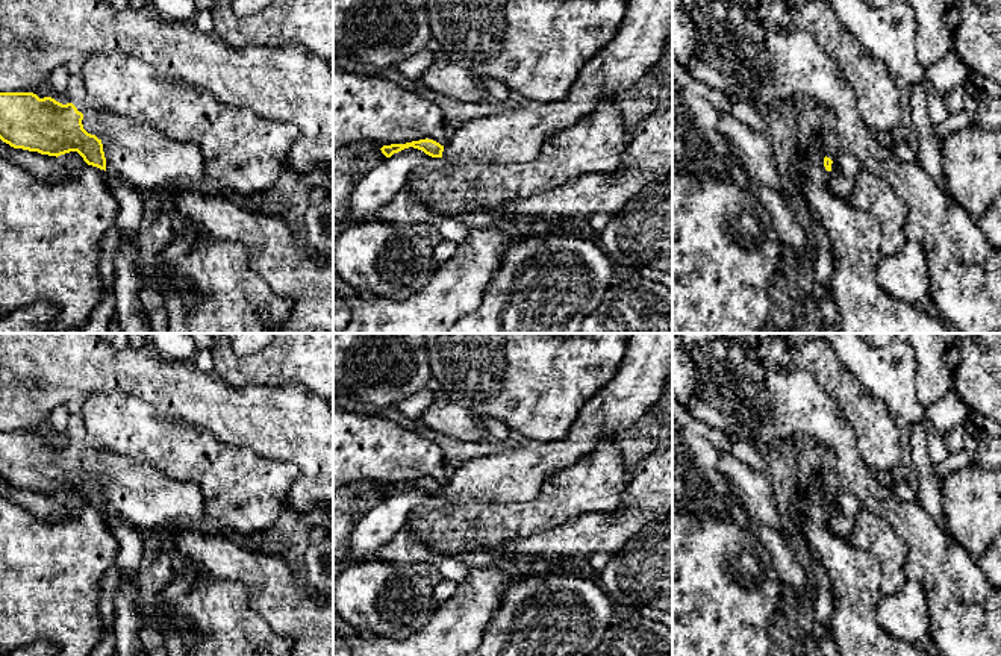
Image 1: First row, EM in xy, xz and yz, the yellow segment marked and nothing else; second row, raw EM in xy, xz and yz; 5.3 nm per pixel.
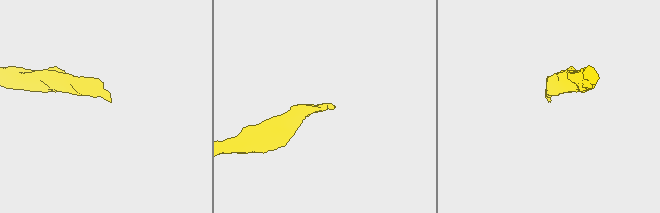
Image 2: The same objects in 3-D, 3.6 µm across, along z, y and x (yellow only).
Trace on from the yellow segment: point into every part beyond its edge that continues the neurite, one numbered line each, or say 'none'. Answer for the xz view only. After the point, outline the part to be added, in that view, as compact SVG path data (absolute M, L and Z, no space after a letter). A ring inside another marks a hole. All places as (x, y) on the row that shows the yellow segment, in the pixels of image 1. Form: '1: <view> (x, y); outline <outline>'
1: xz (514, 137); outline M627 0L619 32L586 62L565 98L465 121L444 145L442 158L456 165L533 161L550 136L654 70L671 32L672 0Z

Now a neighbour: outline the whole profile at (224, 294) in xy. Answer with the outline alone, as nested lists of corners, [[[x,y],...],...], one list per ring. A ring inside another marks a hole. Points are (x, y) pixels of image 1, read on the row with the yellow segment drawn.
[[[192,241],[191,250],[174,261],[164,262],[162,270],[168,276],[183,280],[186,289],[182,291],[174,282],[165,280],[162,295],[167,314],[168,333],[271,333],[271,323],[285,321],[292,309],[292,300],[279,295],[267,280],[250,265],[248,250],[241,242],[233,241]]]

